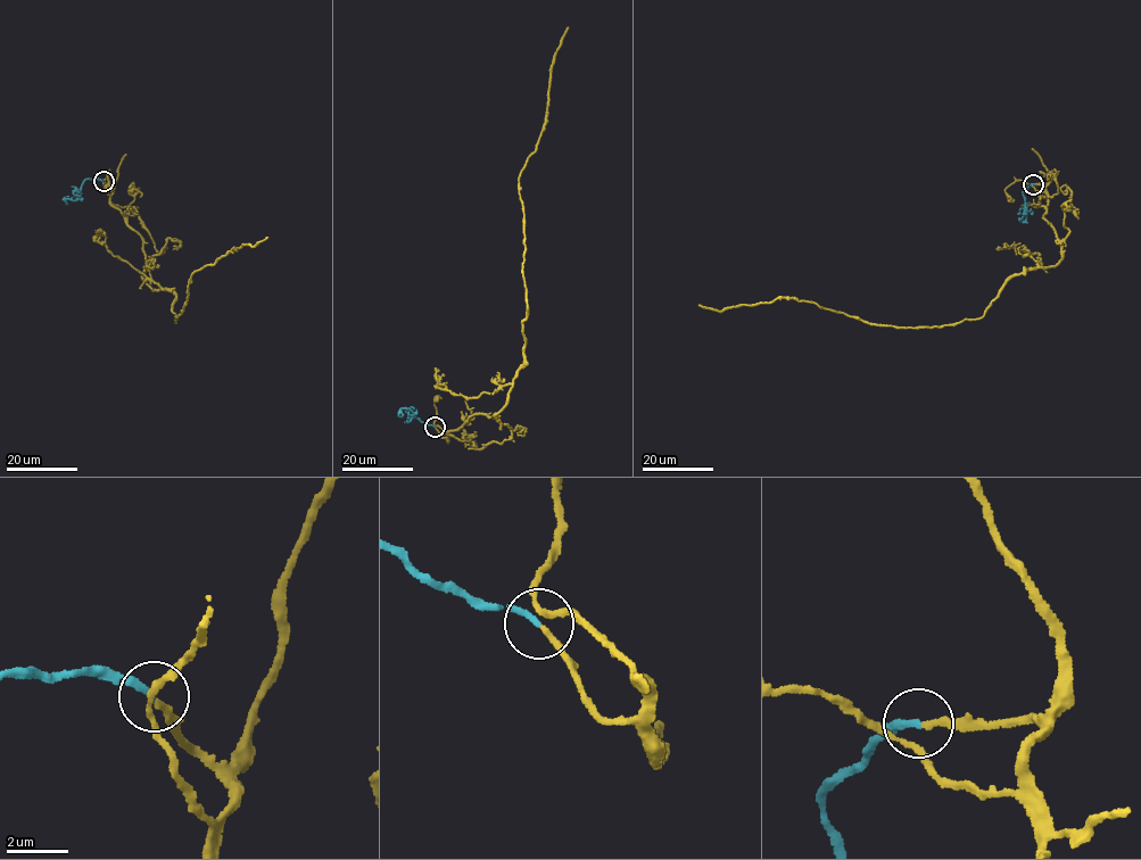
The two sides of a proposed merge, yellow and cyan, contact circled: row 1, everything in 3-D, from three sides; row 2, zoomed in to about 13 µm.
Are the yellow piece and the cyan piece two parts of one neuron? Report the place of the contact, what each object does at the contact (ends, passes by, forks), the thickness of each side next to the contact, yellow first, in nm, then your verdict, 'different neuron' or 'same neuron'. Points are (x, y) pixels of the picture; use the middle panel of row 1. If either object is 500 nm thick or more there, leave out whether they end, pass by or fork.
(435, 427) | yellow forks | cyan ends | 140/220 nm | same neuron

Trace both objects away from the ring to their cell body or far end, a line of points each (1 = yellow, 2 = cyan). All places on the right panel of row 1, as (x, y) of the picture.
1: (1033, 183), (1048, 184), (1043, 217), (1061, 259), (1015, 274), (981, 317), (914, 328), (787, 297), (699, 305)
2: (1033, 183), (1023, 191), (1025, 212), (1020, 221), (1025, 220), (1025, 215)

